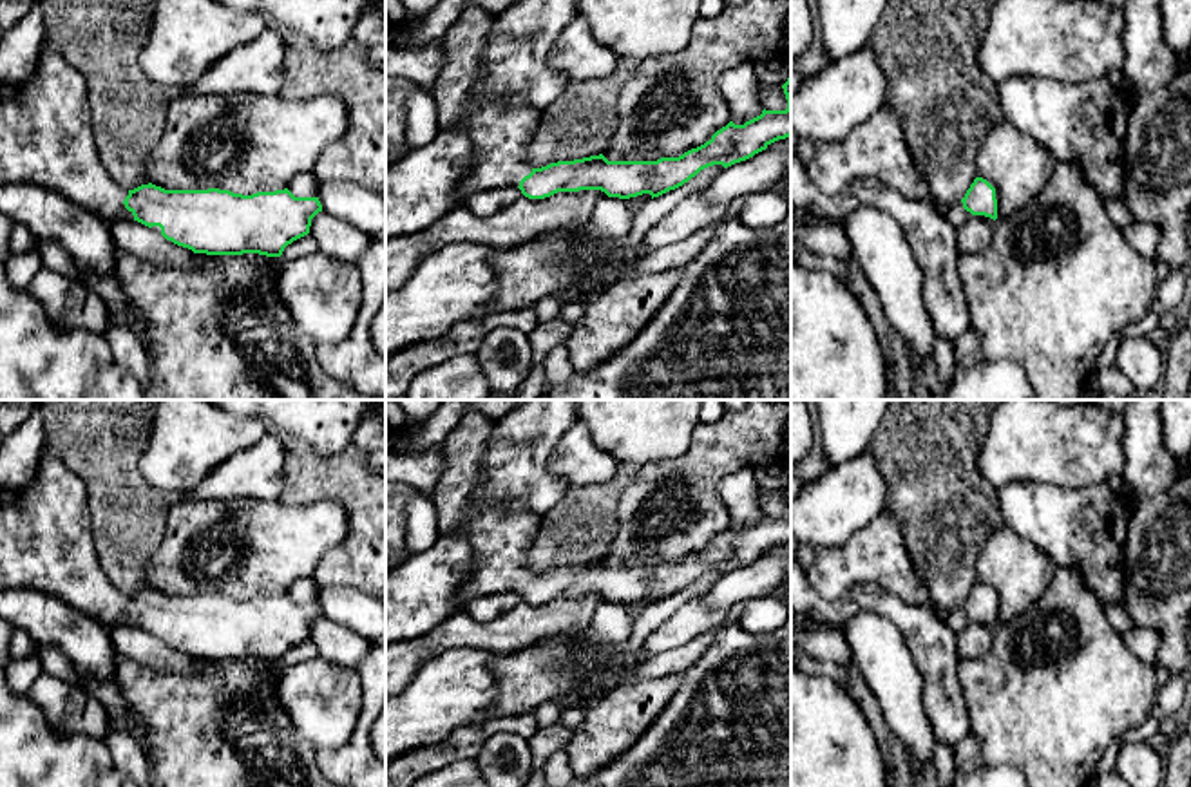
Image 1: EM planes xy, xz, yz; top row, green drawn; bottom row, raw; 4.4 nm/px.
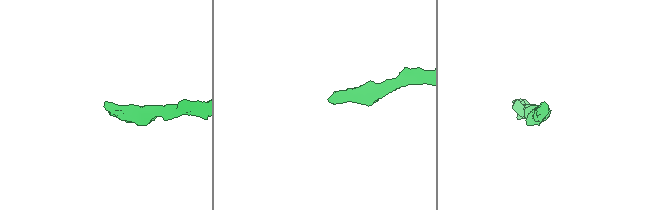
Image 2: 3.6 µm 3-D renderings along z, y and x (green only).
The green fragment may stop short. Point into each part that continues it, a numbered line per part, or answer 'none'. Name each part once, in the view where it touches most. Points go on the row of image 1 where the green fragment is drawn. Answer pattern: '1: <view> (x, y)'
1: xy (46, 138)

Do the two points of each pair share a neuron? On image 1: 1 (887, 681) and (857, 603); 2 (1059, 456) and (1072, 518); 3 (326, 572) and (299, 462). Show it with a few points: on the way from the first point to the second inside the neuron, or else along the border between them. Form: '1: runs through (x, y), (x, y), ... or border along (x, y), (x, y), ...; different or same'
1: border along (842, 626), (860, 612), (875, 612), (898, 632); different
2: border along (1025, 480), (1063, 487), (1105, 485); different
3: runs through (357, 541), (357, 507), (330, 480); same

